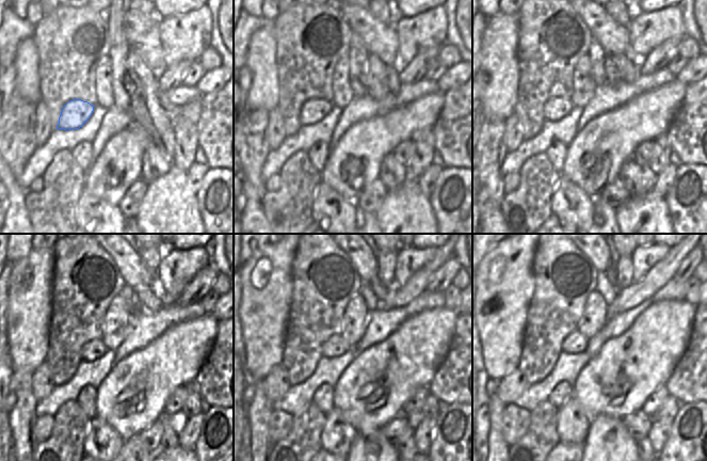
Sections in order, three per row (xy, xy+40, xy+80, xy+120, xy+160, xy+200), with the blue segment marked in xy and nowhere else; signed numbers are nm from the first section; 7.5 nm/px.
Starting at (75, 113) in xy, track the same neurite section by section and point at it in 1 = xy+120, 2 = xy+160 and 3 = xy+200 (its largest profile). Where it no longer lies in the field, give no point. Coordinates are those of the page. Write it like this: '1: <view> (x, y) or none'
1: xy+120 (93, 350)
2: xy+160 (335, 346)
3: xy+200 (575, 343)

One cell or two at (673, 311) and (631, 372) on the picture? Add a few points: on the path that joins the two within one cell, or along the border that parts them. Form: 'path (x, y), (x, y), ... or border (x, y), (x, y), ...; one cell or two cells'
path (665, 326), (643, 358); one cell

